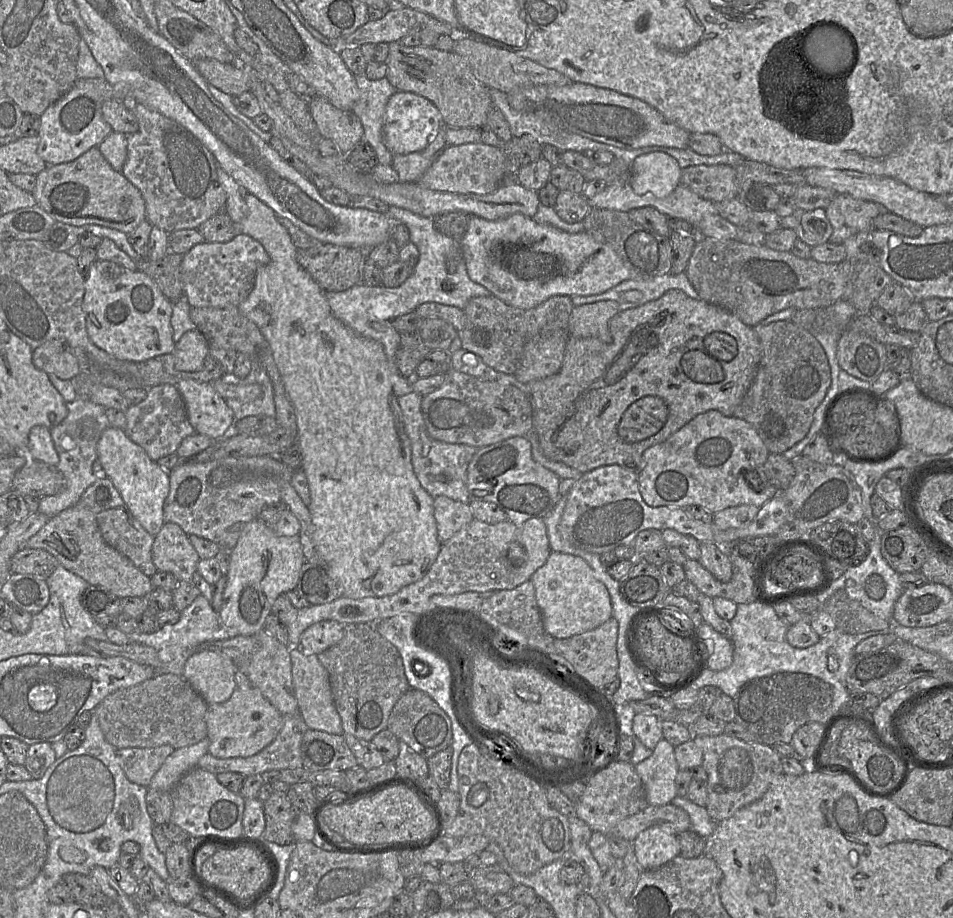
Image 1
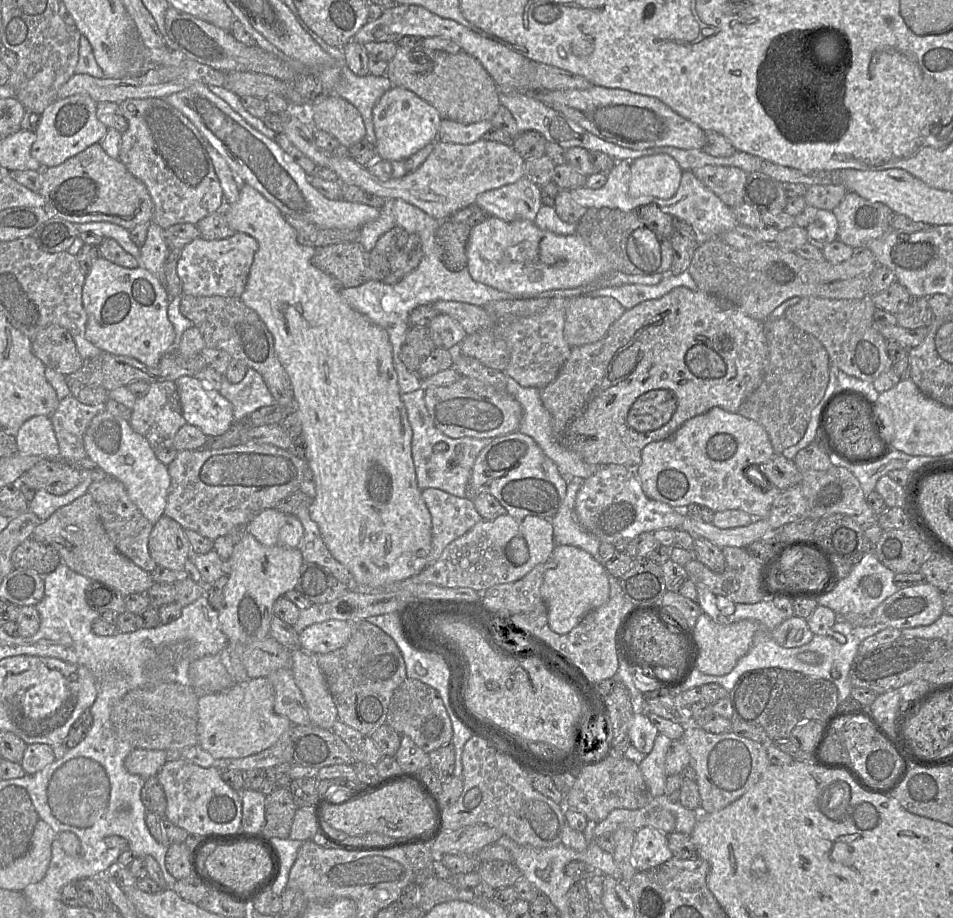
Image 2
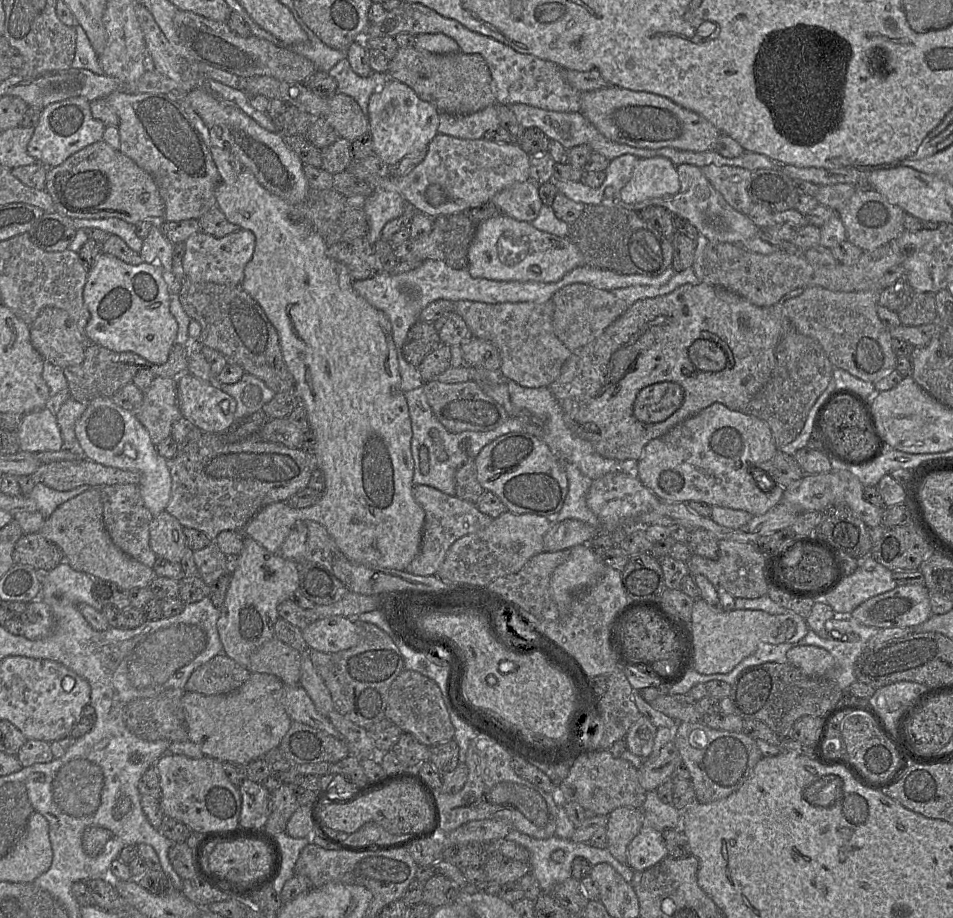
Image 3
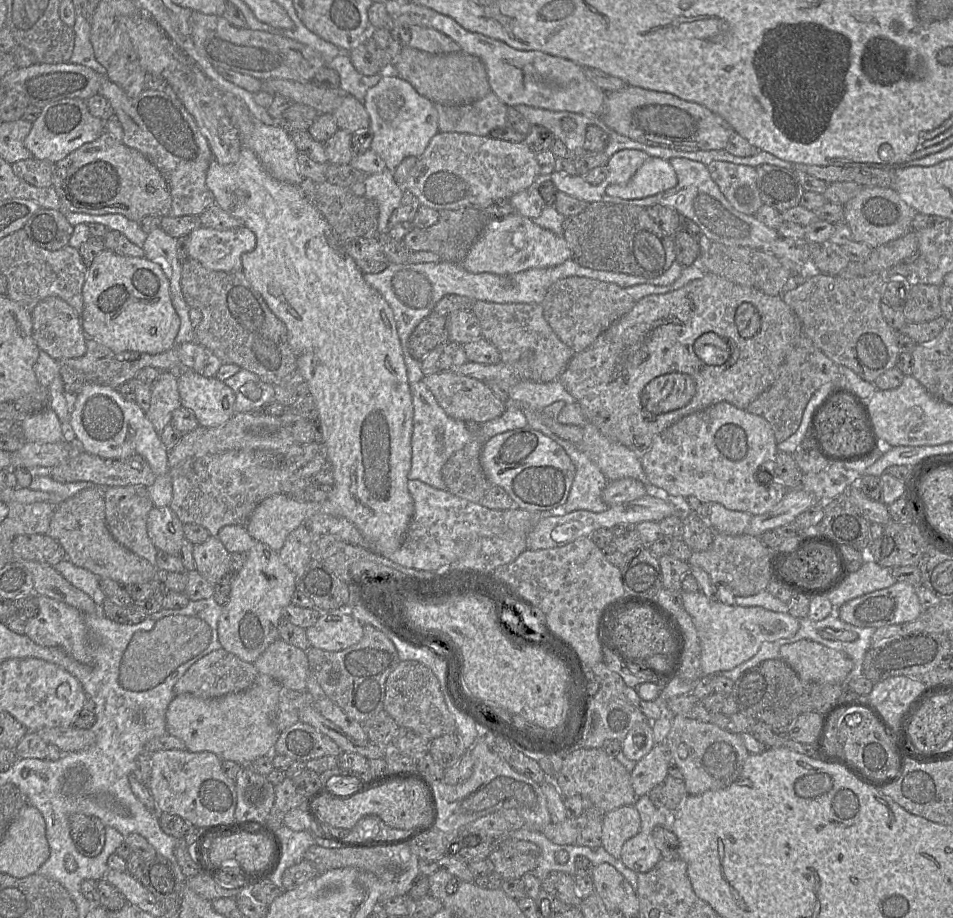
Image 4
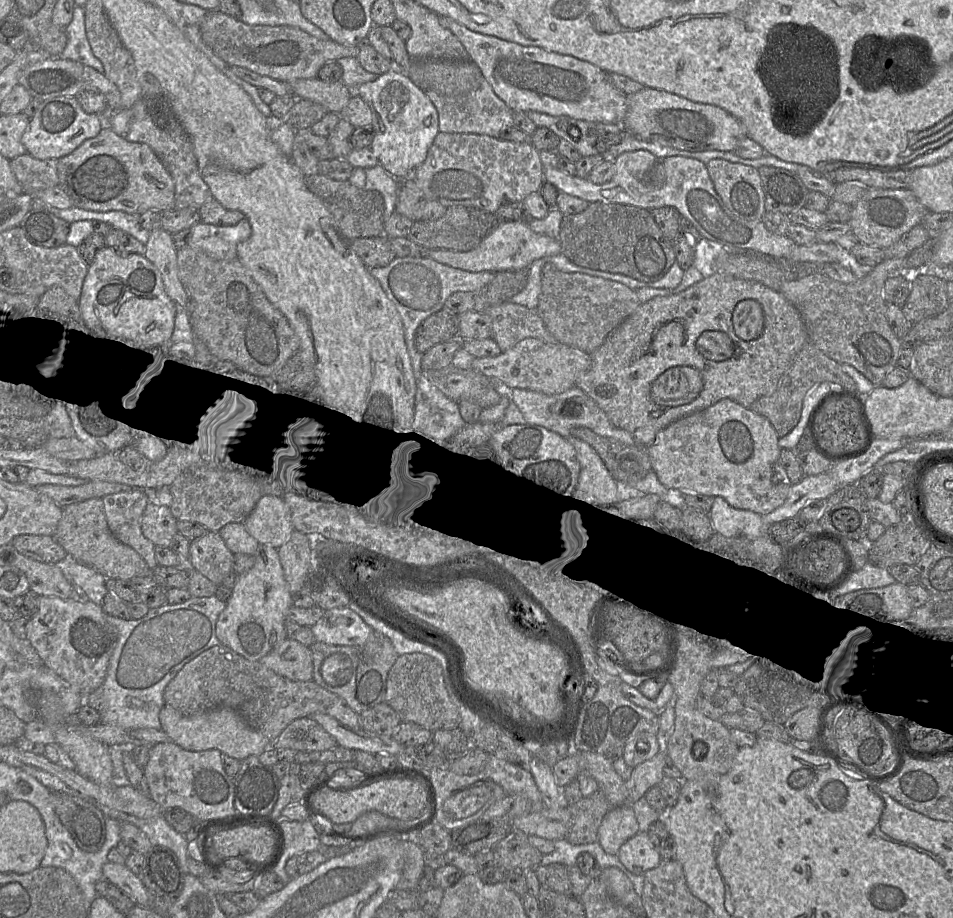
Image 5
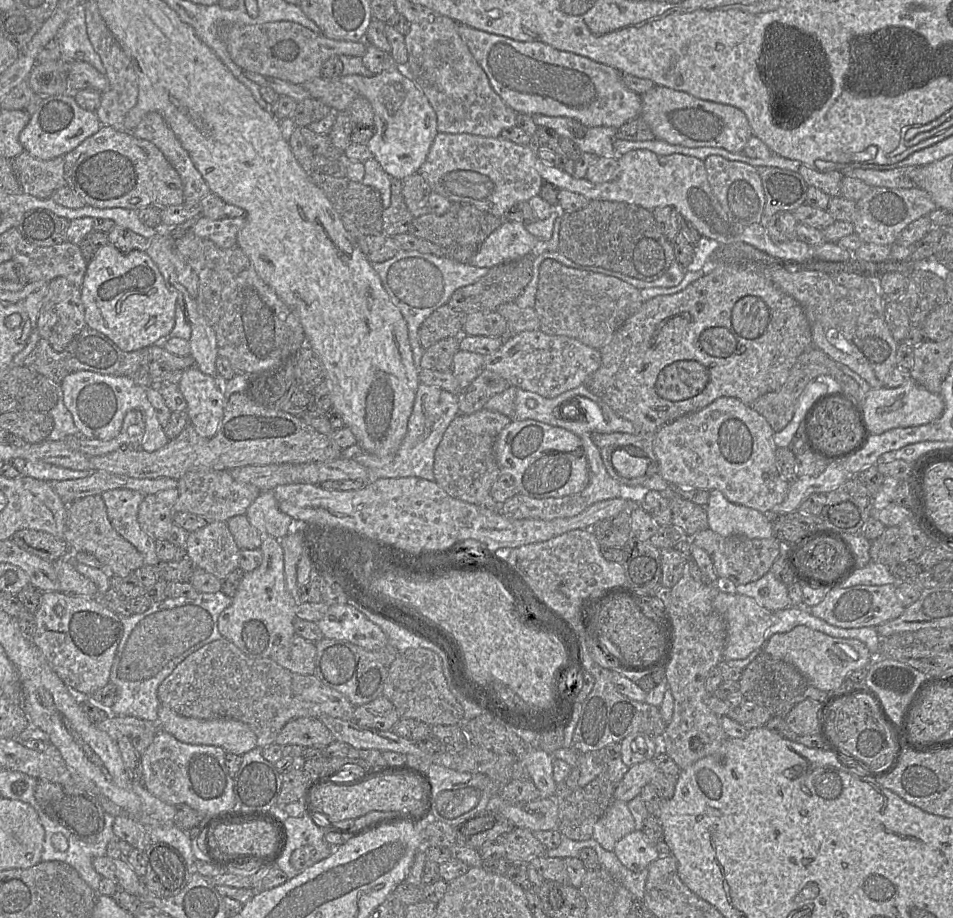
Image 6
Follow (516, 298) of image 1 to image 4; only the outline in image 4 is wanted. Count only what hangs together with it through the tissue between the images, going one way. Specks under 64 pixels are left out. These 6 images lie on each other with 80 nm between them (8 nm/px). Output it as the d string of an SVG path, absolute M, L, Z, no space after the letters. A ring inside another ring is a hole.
M518 213L489 220L483 233L460 264L468 272L509 275L532 268L558 266L571 259L571 250L562 235L541 228Z

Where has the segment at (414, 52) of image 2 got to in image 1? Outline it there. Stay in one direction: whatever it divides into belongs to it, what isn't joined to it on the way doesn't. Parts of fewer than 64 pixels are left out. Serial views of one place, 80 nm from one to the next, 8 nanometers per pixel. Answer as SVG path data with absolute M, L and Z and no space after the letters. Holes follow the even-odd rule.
M400 41L389 43L387 79L398 90L413 92L430 100L440 111L445 126L455 128L482 128L493 108L489 88L482 83L469 64L453 51L439 50L435 47L405 46Z

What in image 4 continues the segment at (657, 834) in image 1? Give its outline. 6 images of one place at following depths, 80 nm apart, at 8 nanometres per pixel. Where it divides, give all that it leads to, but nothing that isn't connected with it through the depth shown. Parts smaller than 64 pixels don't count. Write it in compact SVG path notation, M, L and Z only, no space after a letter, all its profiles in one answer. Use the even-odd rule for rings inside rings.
M642 831L624 843L620 857L624 865L637 874L650 871L661 859L652 835Z

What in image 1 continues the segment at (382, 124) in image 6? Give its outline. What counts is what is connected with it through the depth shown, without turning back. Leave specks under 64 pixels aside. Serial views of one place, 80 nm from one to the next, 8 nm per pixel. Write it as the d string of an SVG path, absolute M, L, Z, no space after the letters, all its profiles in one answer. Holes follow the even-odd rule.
M397 91L386 104L383 141L393 155L422 152L444 125L439 109L430 100L413 92Z

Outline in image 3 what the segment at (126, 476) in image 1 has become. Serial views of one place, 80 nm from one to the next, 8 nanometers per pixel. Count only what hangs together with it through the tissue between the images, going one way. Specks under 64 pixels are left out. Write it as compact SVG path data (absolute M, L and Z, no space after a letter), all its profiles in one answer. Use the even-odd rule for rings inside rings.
M96 397L75 424L78 450L89 460L104 466L140 473L139 489L144 505L153 517L164 511L171 497L169 461L160 456L148 431L133 411L117 406L111 397Z

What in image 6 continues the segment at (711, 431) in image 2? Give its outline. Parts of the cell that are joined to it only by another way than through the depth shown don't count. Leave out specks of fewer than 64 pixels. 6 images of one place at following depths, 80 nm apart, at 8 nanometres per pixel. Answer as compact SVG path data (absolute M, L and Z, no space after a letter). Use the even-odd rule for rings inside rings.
M721 397L705 408L661 427L654 434L653 449L658 459L659 473L669 484L709 491L716 489L734 504L769 513L775 505L784 501L790 484L778 467L774 433L767 420L752 405L745 405L736 398Z

